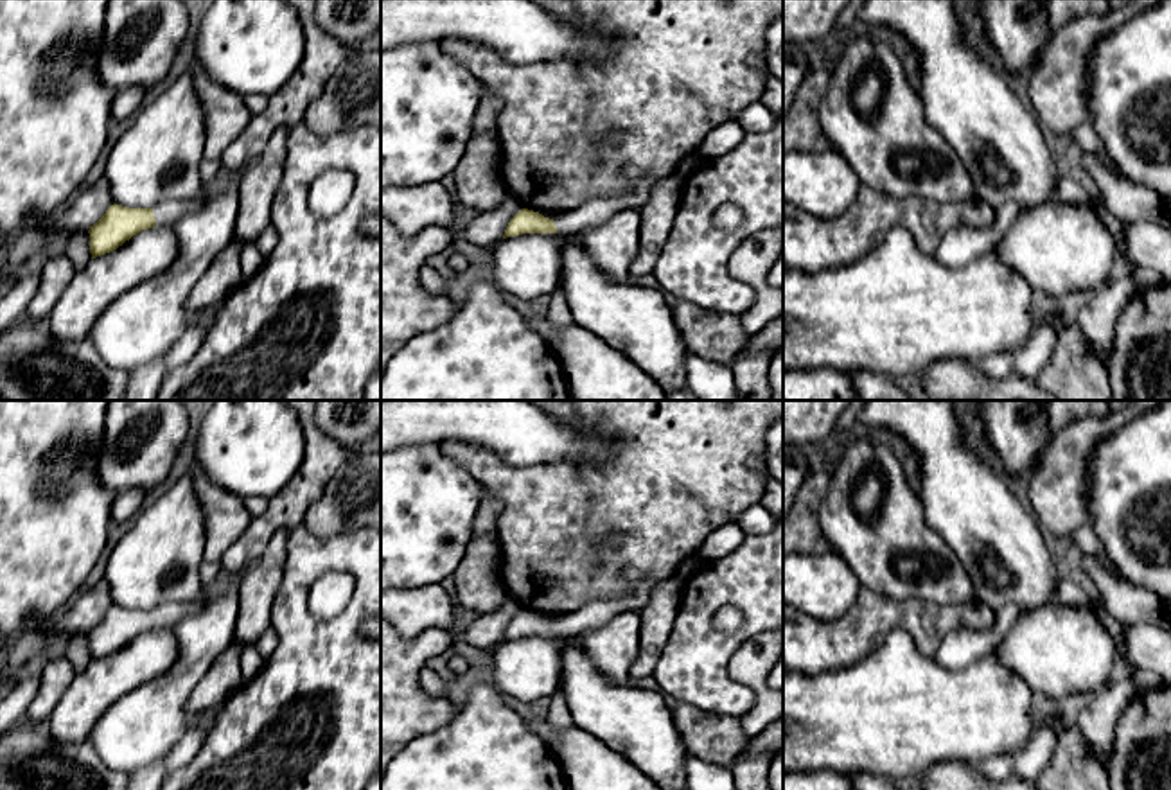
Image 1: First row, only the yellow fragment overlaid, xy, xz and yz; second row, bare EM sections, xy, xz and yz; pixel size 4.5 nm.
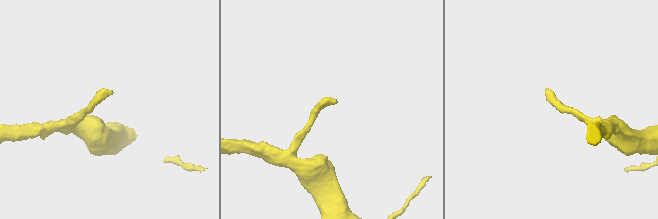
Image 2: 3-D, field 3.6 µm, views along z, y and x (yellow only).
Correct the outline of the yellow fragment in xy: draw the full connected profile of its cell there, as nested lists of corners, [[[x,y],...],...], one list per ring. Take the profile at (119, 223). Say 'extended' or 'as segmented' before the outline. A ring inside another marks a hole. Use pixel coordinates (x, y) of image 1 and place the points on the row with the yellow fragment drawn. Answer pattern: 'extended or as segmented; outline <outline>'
extended; outline [[[167,201],[156,208],[129,208],[113,203],[88,230],[92,259],[117,250],[142,230],[174,228],[181,217],[199,210],[199,206],[199,201]]]

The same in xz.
extended; outline [[[643,178],[621,196],[587,198],[578,206],[560,212],[553,219],[523,208],[510,219],[503,239],[523,233],[557,233],[559,237],[578,237],[582,230],[603,223],[621,210],[639,210],[647,203],[654,183],[656,181],[652,178]]]

